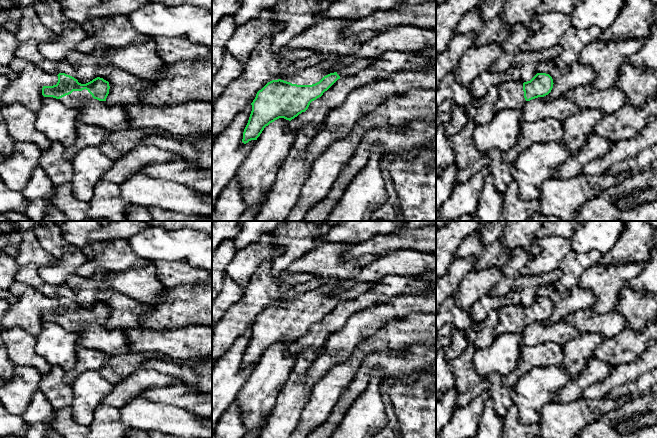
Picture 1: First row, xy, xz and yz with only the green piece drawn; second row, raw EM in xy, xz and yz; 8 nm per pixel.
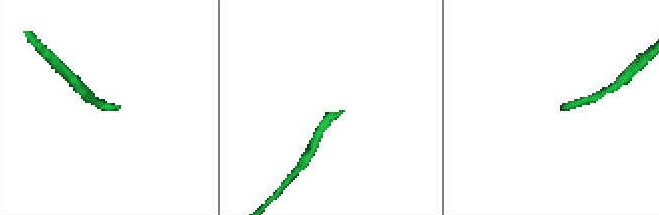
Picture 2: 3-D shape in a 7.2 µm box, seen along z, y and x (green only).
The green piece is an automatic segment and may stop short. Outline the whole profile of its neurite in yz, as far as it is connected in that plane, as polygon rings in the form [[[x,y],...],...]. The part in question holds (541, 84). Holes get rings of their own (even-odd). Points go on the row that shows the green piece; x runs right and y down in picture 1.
[[[537,73],[530,81],[524,83],[505,81],[499,84],[494,114],[505,109],[523,109],[527,101],[548,95],[553,84],[552,77],[546,73]]]

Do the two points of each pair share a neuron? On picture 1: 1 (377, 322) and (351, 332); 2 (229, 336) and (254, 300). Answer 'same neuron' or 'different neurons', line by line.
1: same neuron
2: same neuron

